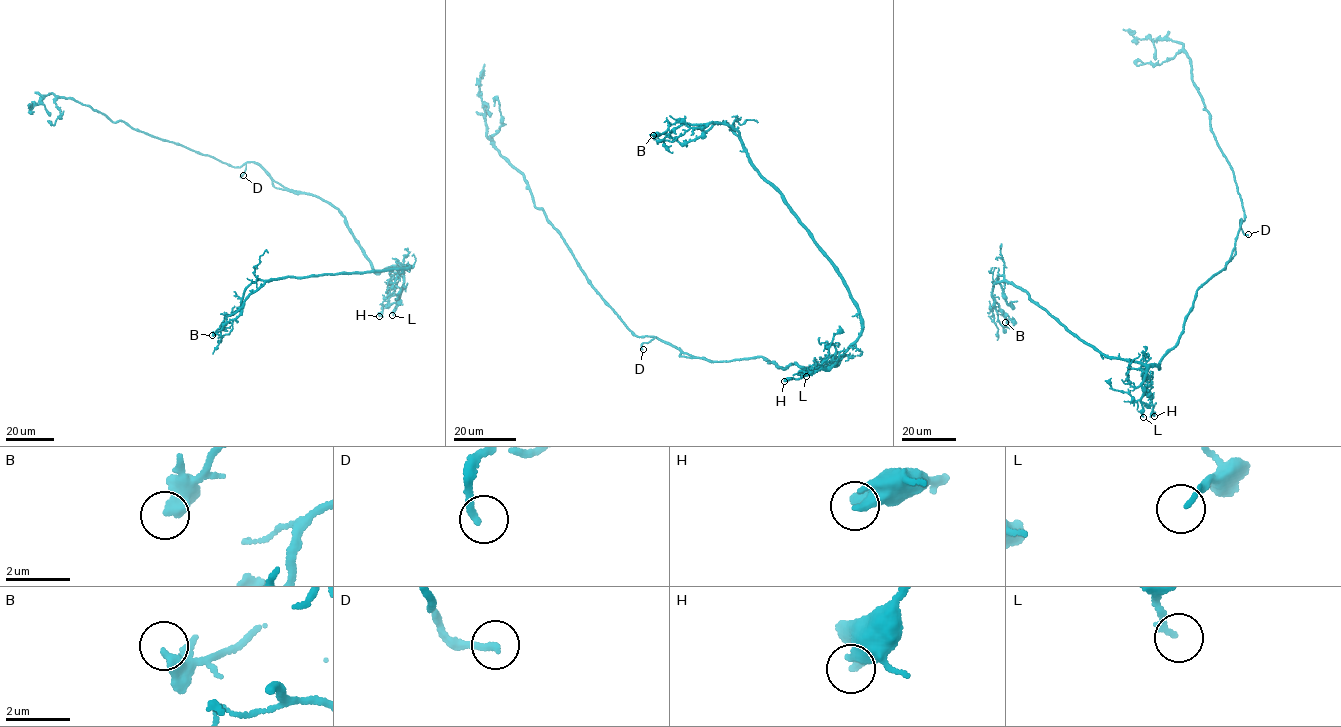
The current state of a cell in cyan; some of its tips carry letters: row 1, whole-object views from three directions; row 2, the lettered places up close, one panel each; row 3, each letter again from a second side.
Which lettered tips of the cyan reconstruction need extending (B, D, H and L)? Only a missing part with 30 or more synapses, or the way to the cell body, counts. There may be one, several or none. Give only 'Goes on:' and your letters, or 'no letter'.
Goes on: D

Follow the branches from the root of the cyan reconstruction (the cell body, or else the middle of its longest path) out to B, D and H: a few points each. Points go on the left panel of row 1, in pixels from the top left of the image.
B: (341, 214), (376, 272), (409, 266), (406, 269), (271, 280), (249, 295), (212, 335)
D: (341, 214), (317, 196), (284, 188), (254, 162), (246, 163), (243, 175)
H: (341, 214), (376, 272), (399, 267), (402, 270), (400, 297), (384, 305), (379, 316)

